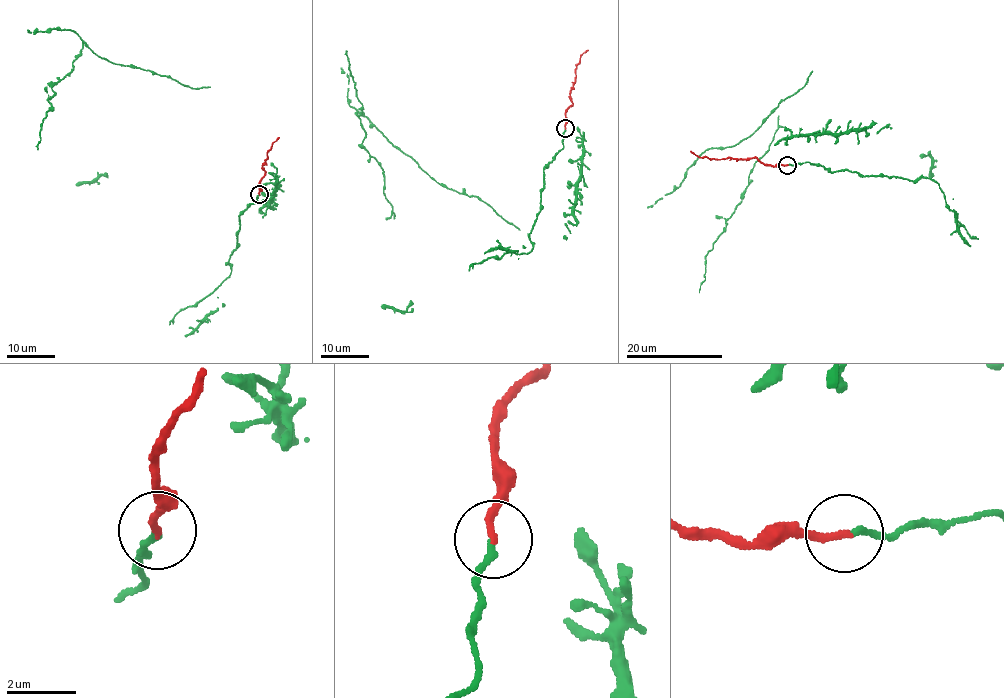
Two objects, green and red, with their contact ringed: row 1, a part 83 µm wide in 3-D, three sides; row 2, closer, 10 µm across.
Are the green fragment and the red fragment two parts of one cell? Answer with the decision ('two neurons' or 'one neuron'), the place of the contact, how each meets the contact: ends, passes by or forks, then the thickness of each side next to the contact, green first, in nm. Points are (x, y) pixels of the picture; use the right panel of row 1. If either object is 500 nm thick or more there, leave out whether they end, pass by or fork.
one neuron | (787, 165) | green ends | red ends | 160/200 nm

